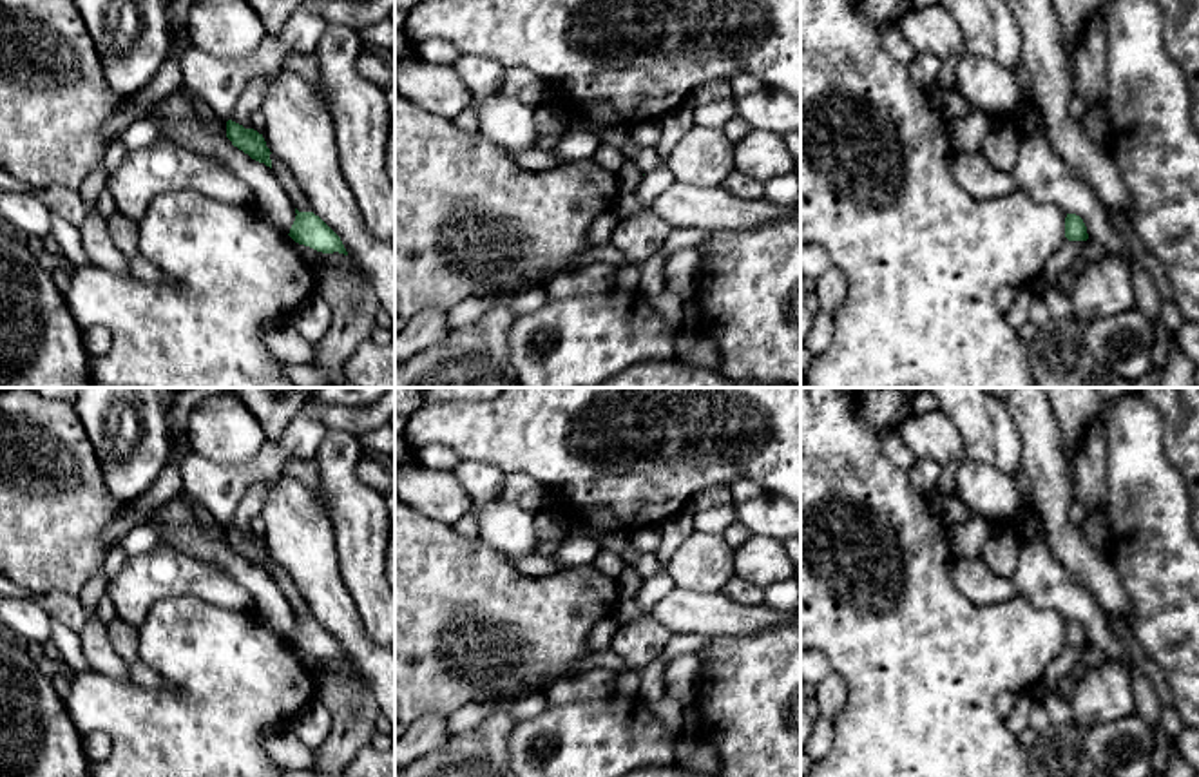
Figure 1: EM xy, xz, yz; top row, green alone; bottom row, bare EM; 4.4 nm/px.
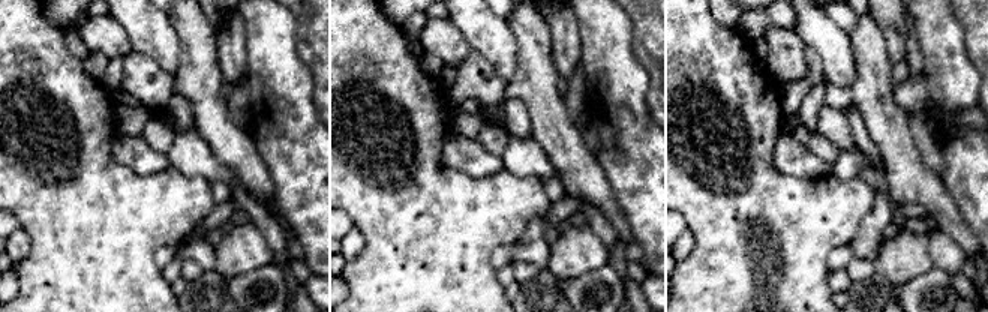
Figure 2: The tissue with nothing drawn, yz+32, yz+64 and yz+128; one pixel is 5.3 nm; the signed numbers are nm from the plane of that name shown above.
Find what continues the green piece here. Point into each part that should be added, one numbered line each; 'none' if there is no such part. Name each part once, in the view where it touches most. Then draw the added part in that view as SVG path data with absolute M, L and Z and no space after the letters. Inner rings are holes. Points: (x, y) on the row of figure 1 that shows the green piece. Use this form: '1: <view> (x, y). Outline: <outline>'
none

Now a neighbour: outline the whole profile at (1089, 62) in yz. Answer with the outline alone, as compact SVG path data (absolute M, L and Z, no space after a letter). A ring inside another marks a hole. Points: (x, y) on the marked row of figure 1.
M1096 13L1081 34L1072 54L1074 94L1083 98L1087 107L1107 101L1107 33L1103 13Z

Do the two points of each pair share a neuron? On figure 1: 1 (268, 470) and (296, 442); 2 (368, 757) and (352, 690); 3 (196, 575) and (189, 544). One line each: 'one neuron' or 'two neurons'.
1: one neuron
2: two neurons
3: two neurons

